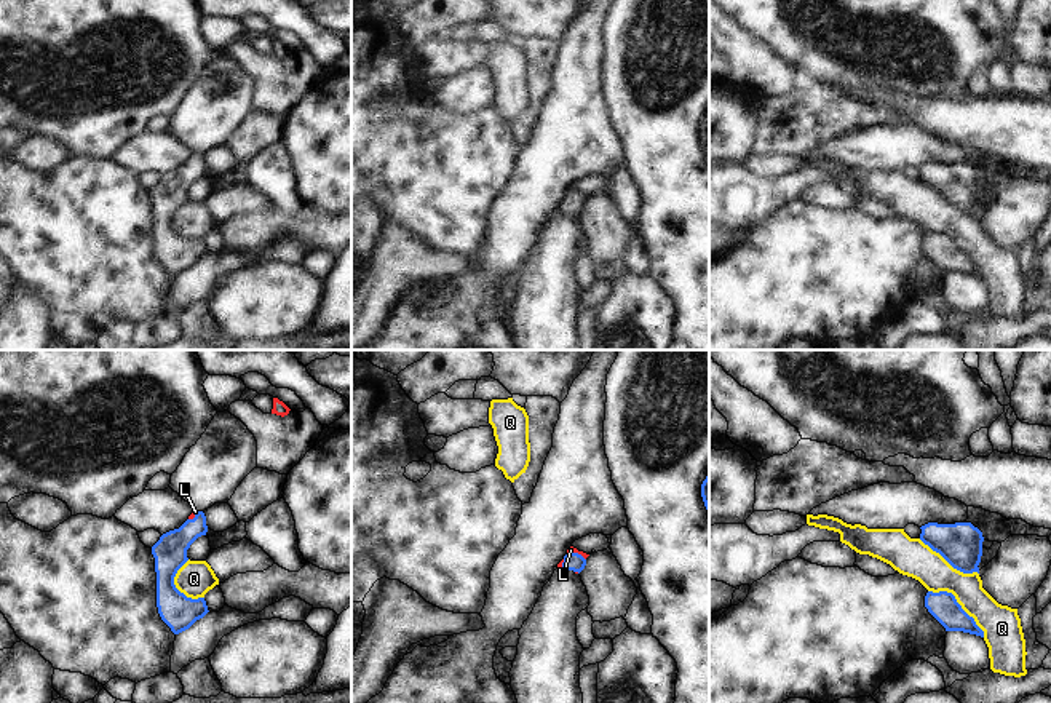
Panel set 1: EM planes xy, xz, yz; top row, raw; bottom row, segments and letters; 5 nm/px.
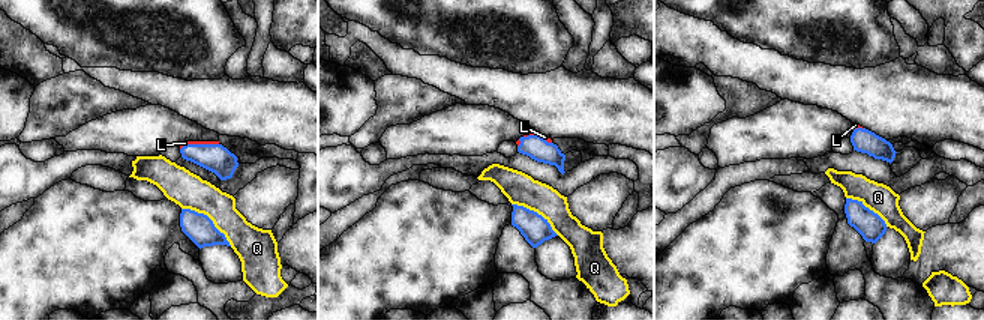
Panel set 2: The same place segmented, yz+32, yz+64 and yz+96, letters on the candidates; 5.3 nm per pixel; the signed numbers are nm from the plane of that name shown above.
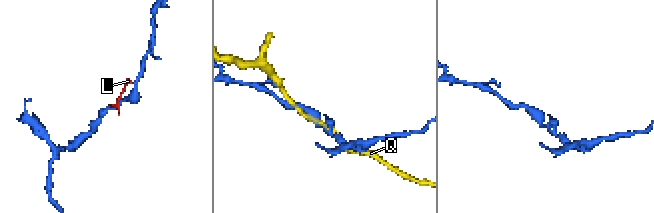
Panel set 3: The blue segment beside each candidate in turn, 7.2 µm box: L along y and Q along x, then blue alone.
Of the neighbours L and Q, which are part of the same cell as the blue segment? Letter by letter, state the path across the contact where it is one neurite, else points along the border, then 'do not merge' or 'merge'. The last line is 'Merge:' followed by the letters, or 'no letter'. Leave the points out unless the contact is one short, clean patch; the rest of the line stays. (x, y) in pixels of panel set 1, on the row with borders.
L: way xz (572, 561), (577, 553), (571, 550); merge
Q: do not merge
Merge: L

